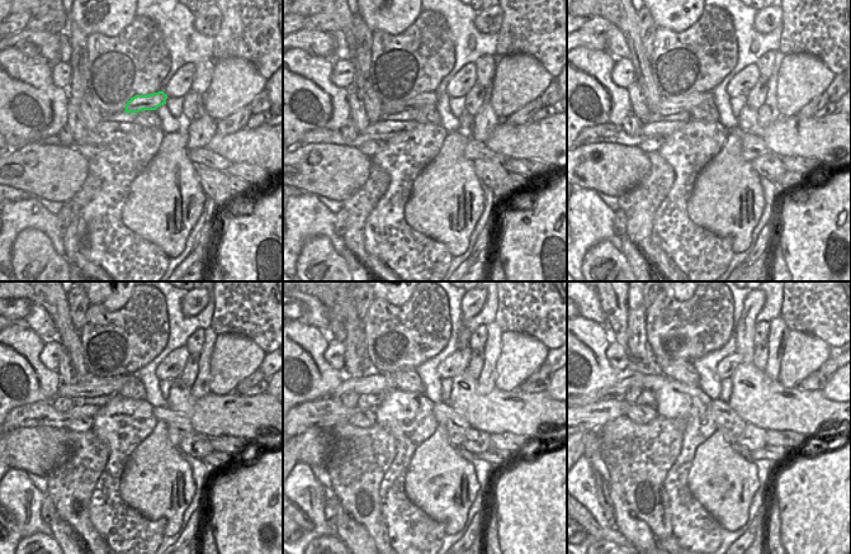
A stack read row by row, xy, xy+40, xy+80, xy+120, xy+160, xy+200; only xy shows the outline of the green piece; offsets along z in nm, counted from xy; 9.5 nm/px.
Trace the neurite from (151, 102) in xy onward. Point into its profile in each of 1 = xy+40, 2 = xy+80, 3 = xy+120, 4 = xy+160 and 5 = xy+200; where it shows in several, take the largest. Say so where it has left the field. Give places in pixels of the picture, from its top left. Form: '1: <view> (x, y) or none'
1: xy+40 (424, 99)
2: xy+80 (666, 107)
3: xy+120 (90, 387)
4: xy+160 (378, 383)
5: xy+200 (649, 382)

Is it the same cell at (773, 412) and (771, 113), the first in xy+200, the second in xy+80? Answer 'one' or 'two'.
two

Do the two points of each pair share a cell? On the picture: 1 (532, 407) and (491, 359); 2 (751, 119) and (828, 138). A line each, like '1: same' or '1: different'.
1: different
2: same

